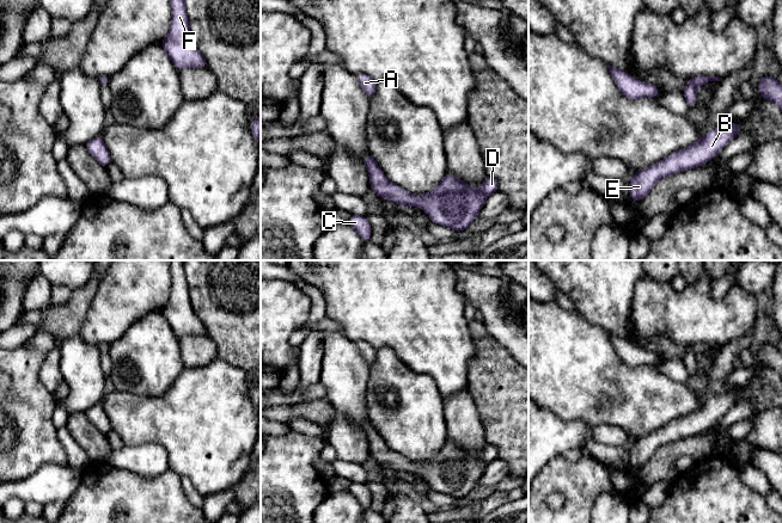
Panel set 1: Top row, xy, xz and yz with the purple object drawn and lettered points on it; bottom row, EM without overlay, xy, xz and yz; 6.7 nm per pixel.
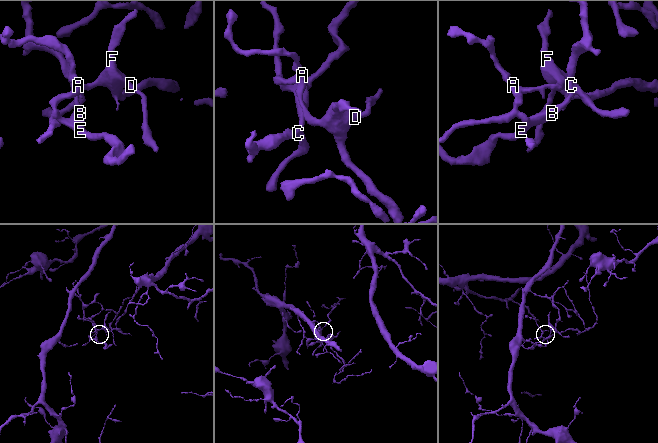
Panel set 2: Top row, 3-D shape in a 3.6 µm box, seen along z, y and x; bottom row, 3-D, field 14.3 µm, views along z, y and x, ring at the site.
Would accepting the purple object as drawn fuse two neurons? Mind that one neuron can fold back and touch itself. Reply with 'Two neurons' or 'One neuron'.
One neuron

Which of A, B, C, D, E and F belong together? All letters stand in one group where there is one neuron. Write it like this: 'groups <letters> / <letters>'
groups A B C D E F

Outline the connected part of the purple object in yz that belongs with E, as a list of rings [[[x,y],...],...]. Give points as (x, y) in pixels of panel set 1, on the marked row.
[[[734,122],[714,128],[689,147],[678,149],[667,158],[635,172],[629,181],[630,201],[640,202],[661,178],[708,162],[740,131],[741,127]]]

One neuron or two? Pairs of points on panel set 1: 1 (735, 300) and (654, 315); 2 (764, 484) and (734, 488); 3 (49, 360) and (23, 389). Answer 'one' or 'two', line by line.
1: one
2: two
3: two

